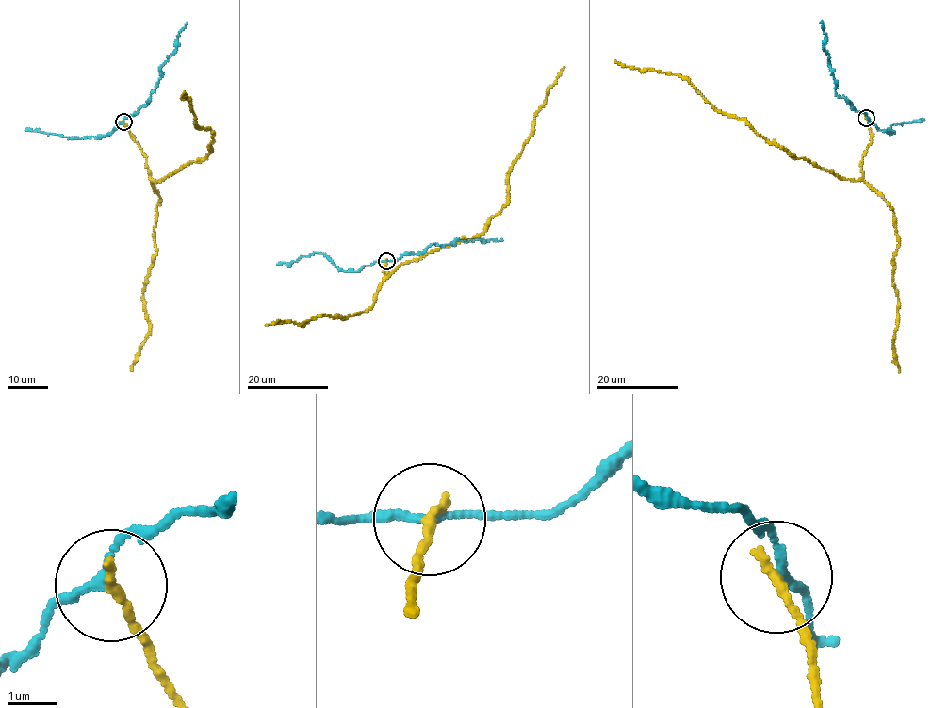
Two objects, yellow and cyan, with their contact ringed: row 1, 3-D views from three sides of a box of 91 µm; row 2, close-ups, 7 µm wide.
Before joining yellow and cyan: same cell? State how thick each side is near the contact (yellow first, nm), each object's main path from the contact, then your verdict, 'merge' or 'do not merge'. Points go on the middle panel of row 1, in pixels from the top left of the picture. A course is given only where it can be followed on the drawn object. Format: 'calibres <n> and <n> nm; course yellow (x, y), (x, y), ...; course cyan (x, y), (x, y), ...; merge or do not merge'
calibres 200 and 150 nm; course yellow (386, 261), (385, 278), (400, 265), (484, 231), (507, 202), (510, 168), (531, 133), (547, 89), (563, 67); course cyan (385, 261), (397, 260), (408, 253), (420, 253), (430, 245), (444, 246), (458, 239), (465, 242), (502, 240); do not merge

